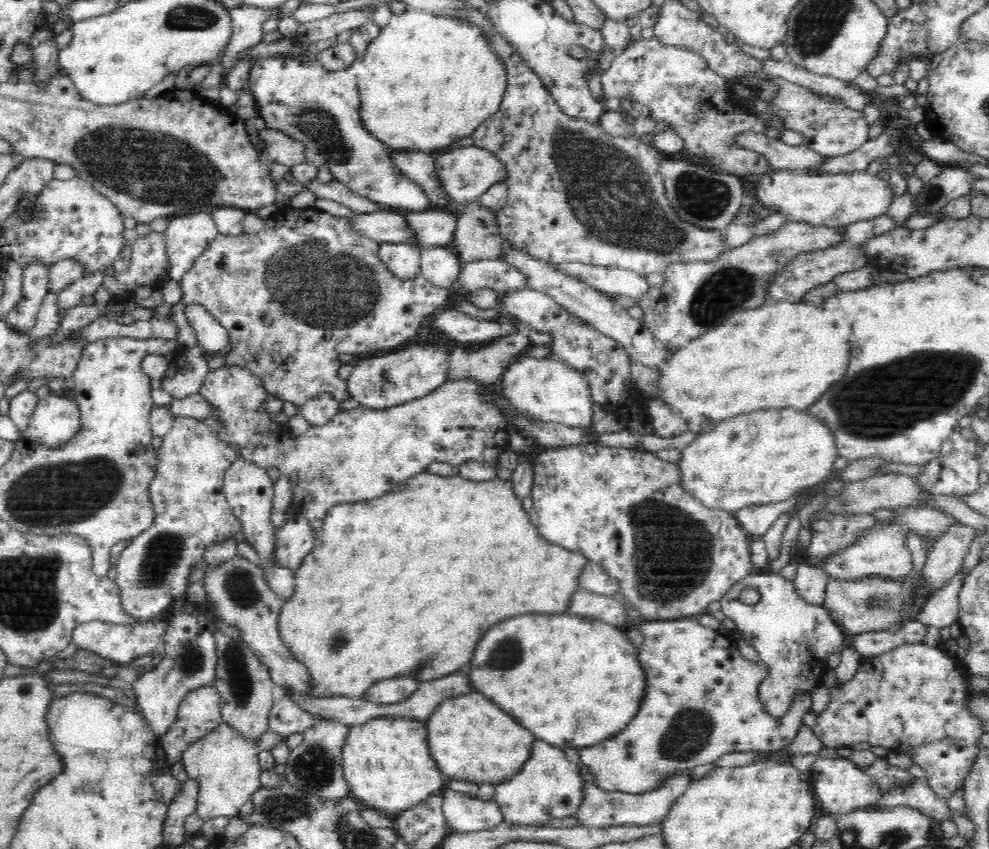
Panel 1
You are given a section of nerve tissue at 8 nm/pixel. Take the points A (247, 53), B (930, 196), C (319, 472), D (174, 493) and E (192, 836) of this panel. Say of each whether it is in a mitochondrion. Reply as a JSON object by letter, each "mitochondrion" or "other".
{"A":"other","B":"mitochondrion","C":"mitochondrion","D":"other","E":"other"}

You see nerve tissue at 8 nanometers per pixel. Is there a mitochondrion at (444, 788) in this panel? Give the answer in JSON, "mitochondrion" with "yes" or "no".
{"mitochondrion":"no"}

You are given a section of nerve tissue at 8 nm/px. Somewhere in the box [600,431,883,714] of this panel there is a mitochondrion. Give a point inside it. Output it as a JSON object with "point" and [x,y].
{"point":[678,542]}

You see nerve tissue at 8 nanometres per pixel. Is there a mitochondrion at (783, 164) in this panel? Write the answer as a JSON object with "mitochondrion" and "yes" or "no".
{"mitochondrion":"no"}

